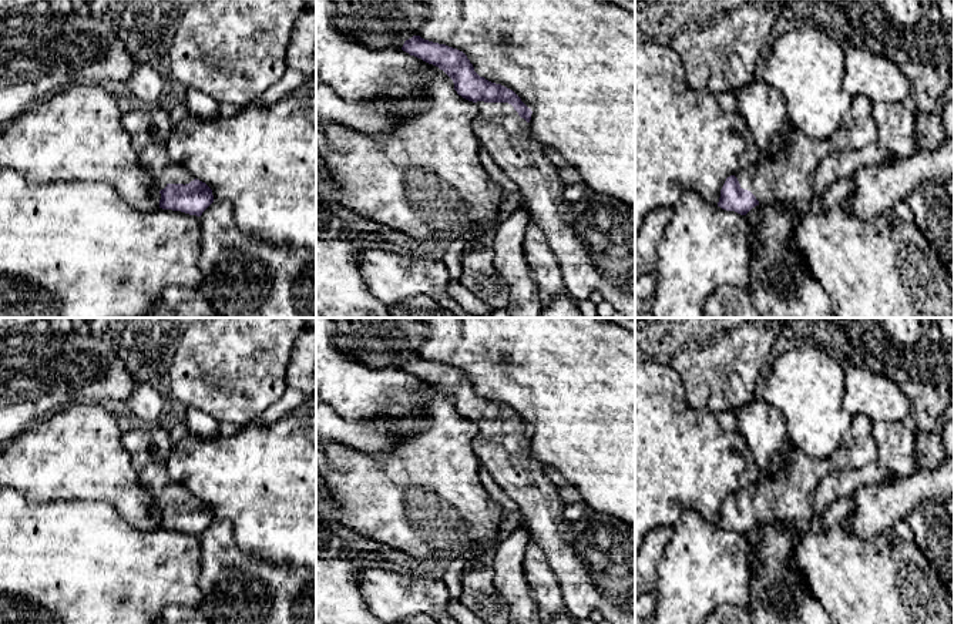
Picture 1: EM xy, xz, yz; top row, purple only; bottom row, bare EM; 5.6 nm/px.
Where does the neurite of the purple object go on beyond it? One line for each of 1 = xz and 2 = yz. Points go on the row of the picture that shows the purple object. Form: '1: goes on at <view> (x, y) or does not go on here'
1: goes on at xz (593, 240)
2: goes on at yz (786, 175)

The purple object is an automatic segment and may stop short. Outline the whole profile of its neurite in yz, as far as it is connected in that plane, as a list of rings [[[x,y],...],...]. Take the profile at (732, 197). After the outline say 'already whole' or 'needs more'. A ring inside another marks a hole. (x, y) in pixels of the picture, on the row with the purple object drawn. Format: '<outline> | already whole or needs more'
[[[854,95],[840,128],[827,140],[813,140],[795,131],[775,141],[770,155],[760,154],[753,170],[726,178],[718,207],[740,215],[759,204],[775,201],[807,208],[814,197],[813,175],[823,157],[879,142],[873,101],[866,95]]] | needs more

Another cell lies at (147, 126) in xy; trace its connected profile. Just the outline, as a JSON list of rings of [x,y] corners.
[[[164,103],[122,114],[122,127],[137,152],[150,144],[165,144],[171,132],[169,113]]]

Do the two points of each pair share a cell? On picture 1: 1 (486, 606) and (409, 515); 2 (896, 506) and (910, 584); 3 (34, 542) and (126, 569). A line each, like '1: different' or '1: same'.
1: different
2: different
3: same

